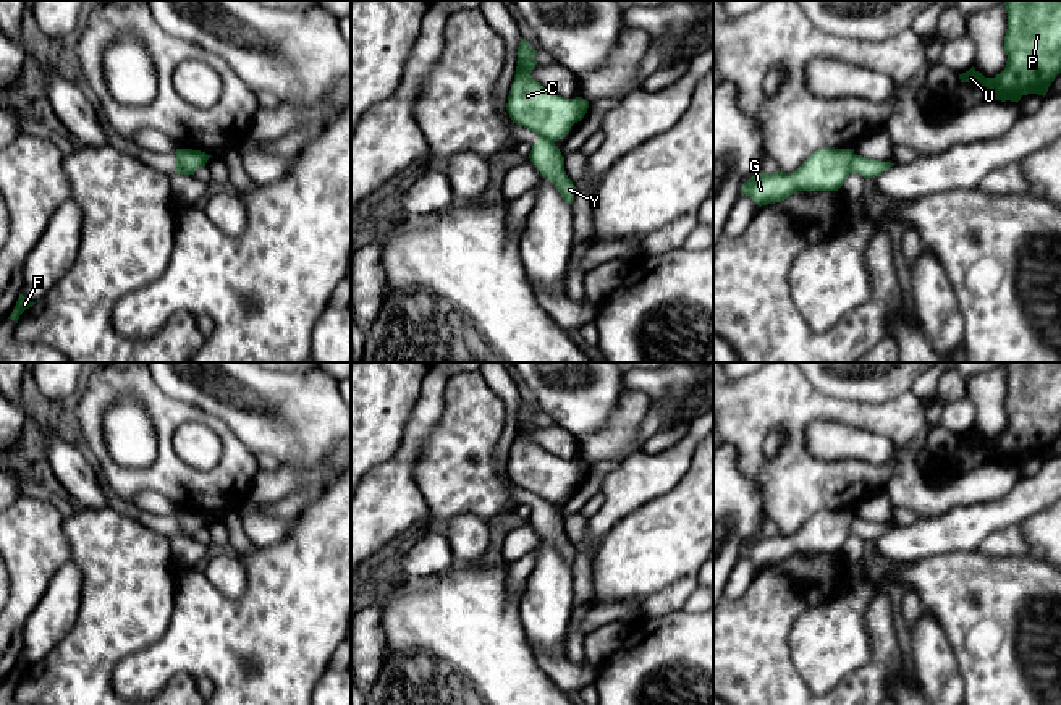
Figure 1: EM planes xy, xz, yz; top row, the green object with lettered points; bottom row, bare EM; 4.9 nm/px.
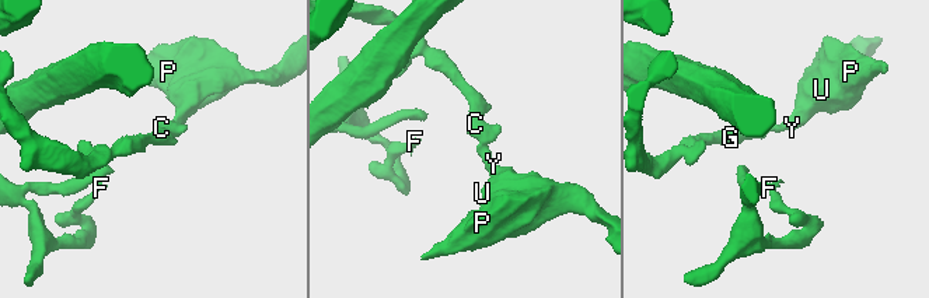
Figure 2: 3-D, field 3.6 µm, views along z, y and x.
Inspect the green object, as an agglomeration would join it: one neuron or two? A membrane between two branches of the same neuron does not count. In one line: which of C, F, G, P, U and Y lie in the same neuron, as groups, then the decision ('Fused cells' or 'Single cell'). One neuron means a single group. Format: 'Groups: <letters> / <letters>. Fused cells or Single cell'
Groups: C F G / P U Y. Fused cells

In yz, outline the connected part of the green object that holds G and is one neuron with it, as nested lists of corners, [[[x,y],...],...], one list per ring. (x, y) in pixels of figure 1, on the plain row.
[[[822,509],[793,535],[759,535],[741,550],[759,569],[788,561],[797,553],[838,553],[851,535],[854,511]]]

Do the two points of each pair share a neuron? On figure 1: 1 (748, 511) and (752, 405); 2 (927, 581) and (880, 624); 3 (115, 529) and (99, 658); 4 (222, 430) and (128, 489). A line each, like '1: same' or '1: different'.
1: different
2: different
3: same
4: same

